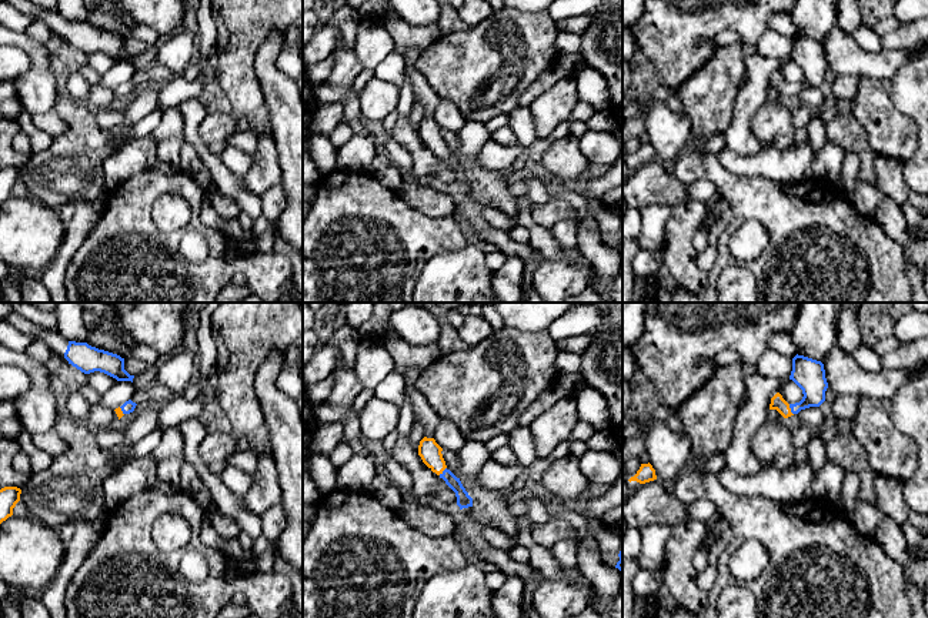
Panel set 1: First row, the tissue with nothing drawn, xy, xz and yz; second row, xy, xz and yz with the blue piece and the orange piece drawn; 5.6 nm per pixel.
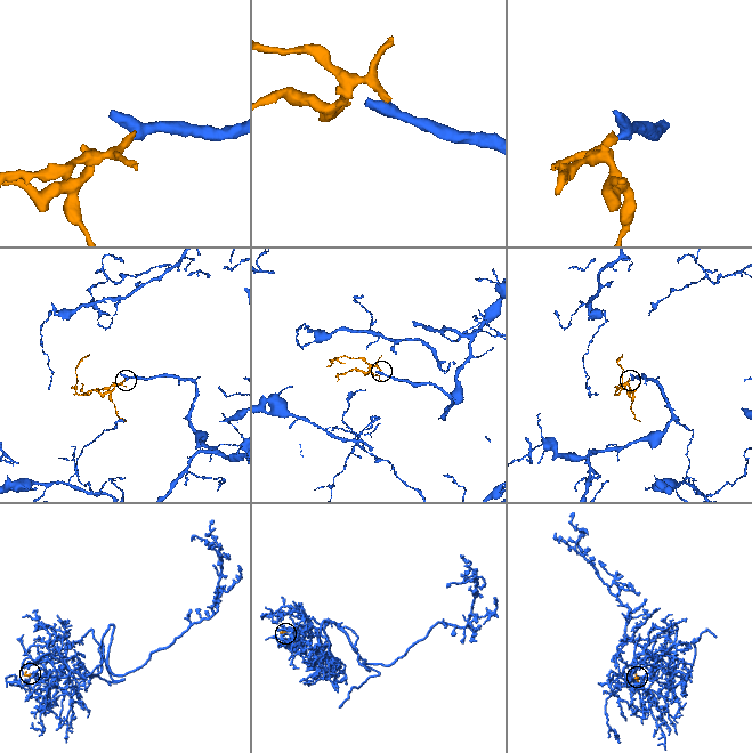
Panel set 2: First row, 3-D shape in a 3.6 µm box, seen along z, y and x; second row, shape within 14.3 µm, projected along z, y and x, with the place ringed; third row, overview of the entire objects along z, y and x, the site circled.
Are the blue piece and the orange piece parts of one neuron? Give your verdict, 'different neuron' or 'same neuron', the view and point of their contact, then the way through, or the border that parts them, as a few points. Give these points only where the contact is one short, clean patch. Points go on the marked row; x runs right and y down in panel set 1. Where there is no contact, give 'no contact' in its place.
same neuron; contact yz (791, 410); way yz (808, 374), (808, 397), (791, 410), (777, 401)

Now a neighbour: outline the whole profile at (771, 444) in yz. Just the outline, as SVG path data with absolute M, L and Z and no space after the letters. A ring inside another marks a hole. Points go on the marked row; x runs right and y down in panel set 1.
M767 421L751 438L751 450L762 467L787 470L794 462L790 427Z

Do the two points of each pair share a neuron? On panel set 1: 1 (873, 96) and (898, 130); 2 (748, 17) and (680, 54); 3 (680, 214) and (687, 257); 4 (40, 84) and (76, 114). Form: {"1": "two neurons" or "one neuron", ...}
{"1": "one neuron", "2": "one neuron", "3": "one neuron", "4": "two neurons"}

